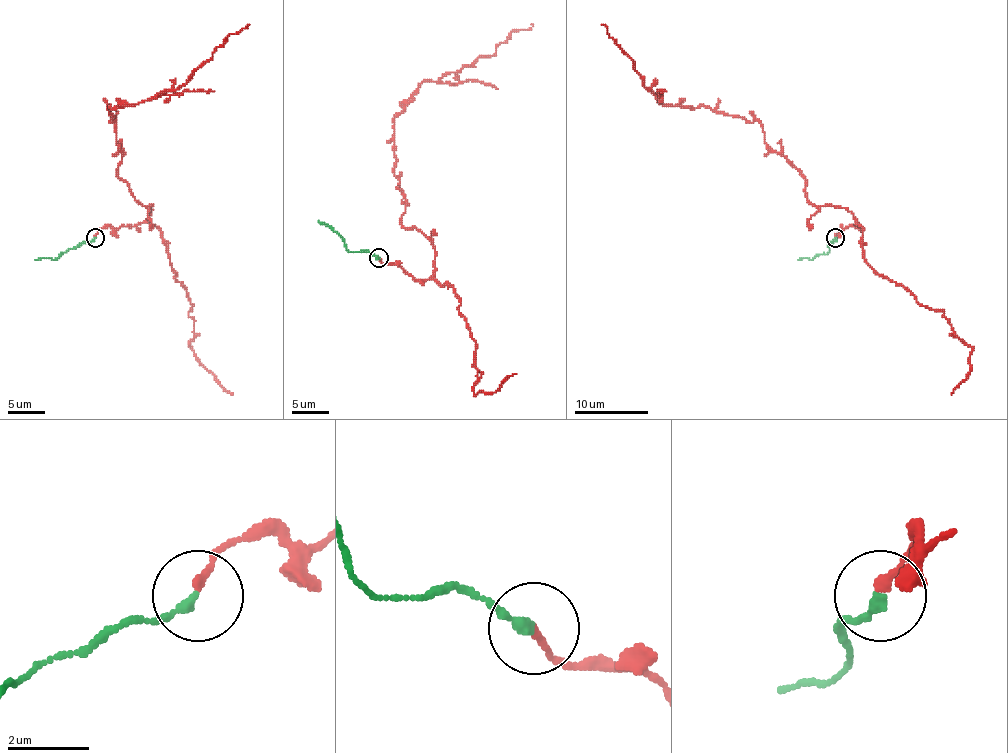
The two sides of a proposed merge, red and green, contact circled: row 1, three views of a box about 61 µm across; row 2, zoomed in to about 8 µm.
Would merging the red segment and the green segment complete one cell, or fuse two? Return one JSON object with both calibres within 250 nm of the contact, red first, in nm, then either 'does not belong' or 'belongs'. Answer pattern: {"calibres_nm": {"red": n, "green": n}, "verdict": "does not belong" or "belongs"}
{"calibres_nm": {"red": 170, "green": 240}, "verdict": "belongs"}

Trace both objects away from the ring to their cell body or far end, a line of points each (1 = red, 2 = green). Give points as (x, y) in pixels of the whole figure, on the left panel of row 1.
1: (96, 237), (101, 228), (136, 226), (151, 210), (118, 174), (122, 150), (111, 106), (175, 91), (247, 24)
2: (96, 237), (53, 259), (35, 259)

